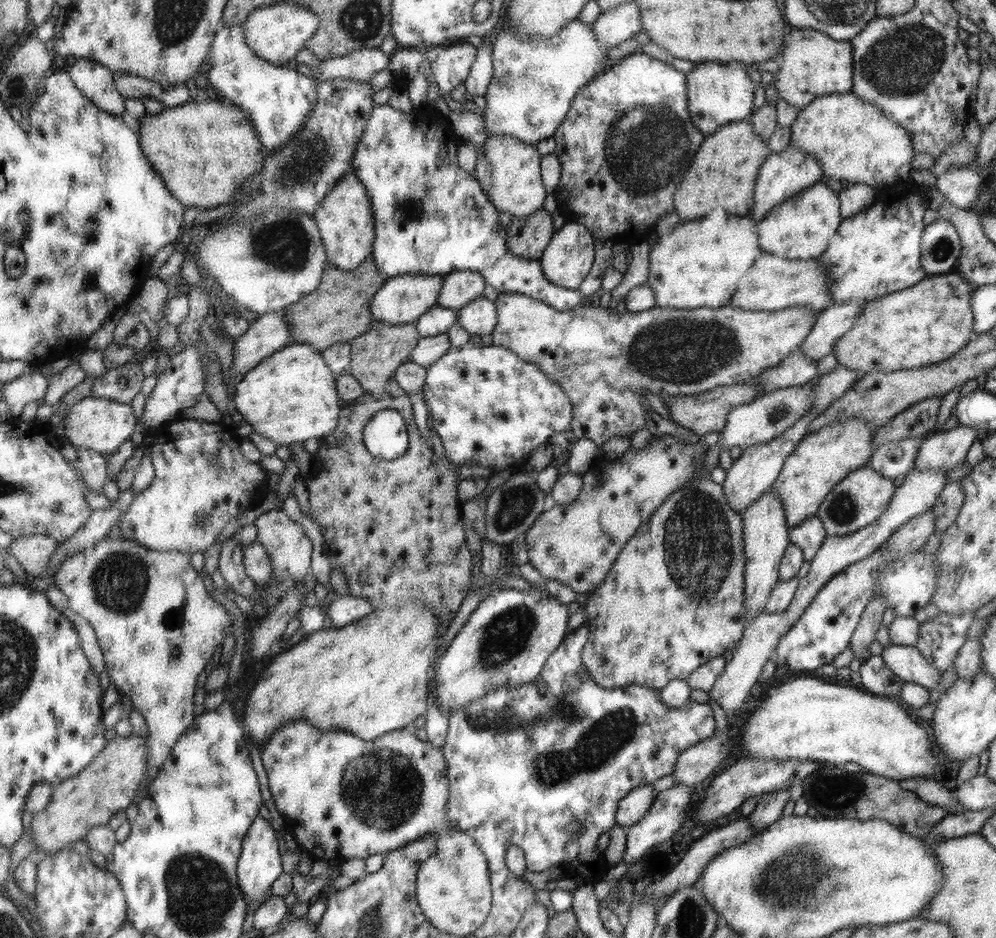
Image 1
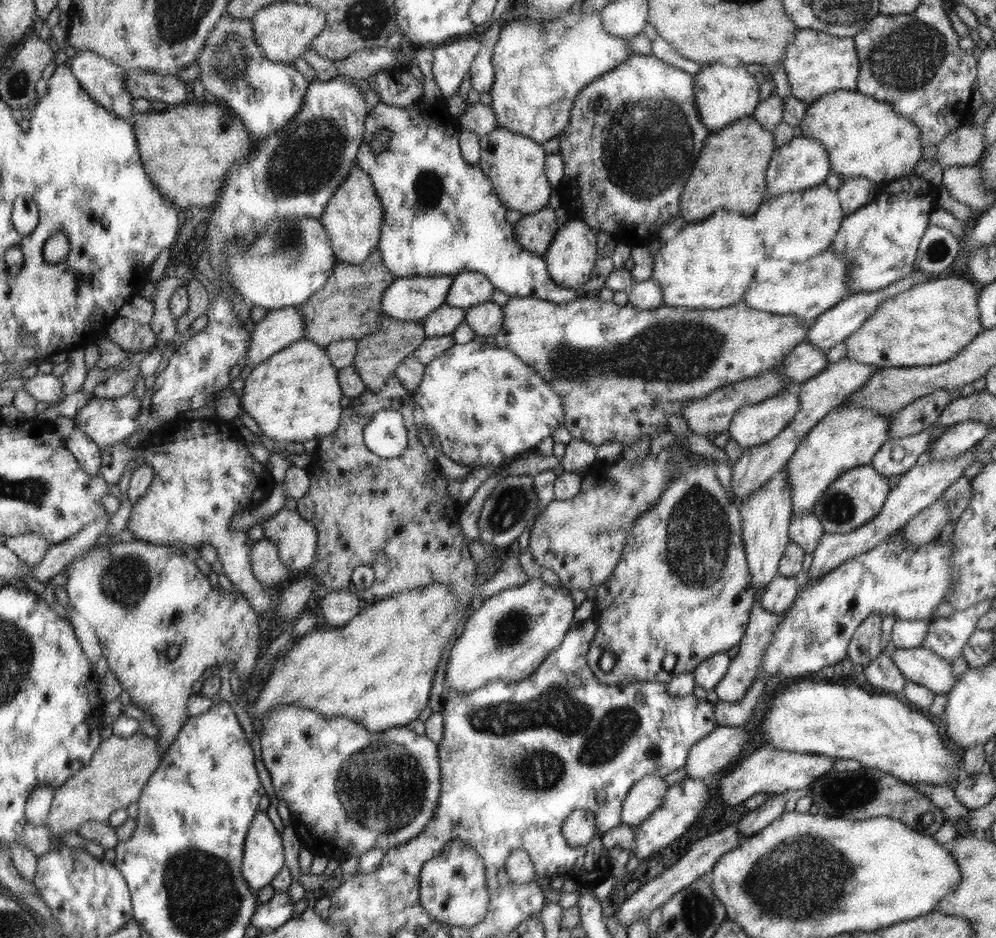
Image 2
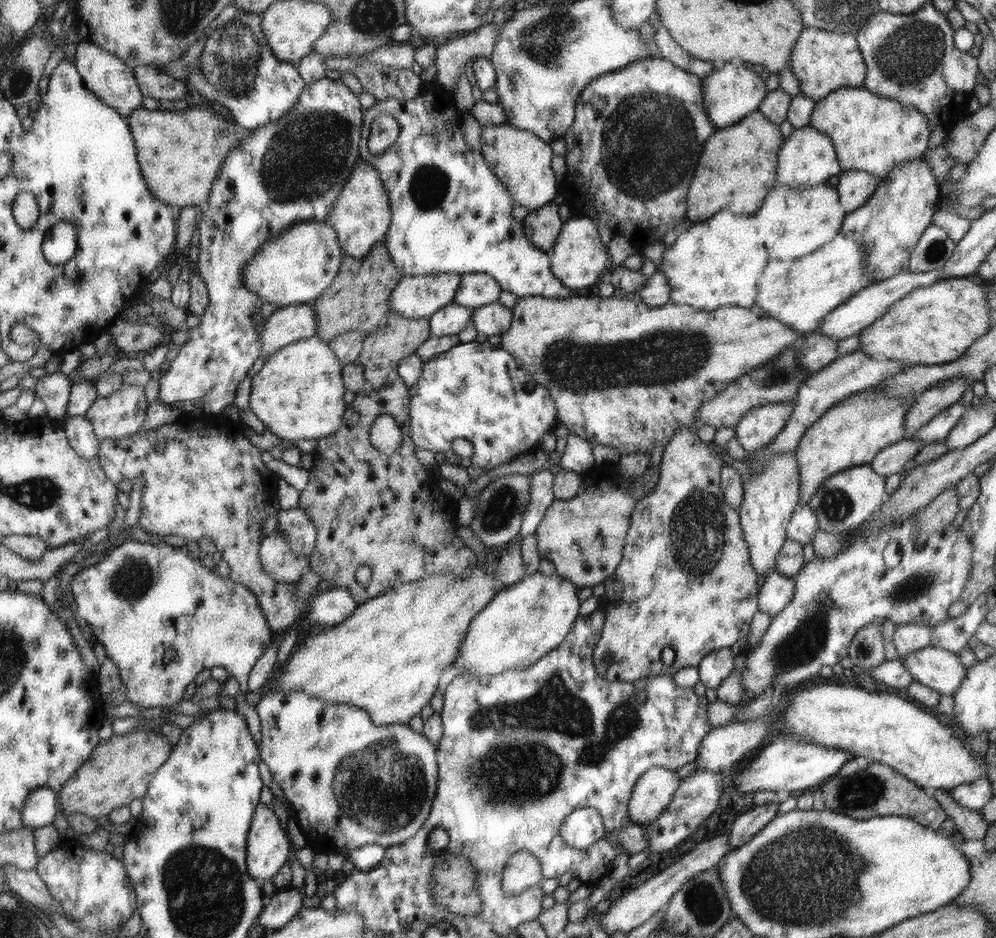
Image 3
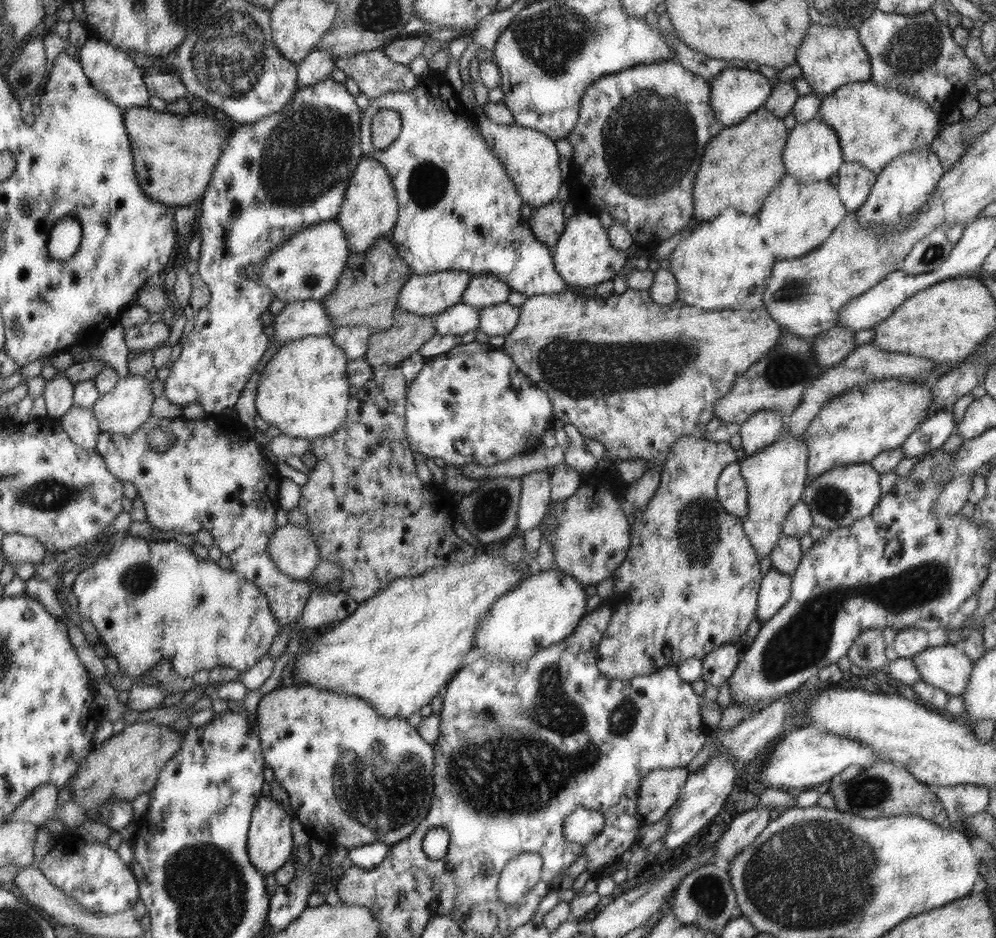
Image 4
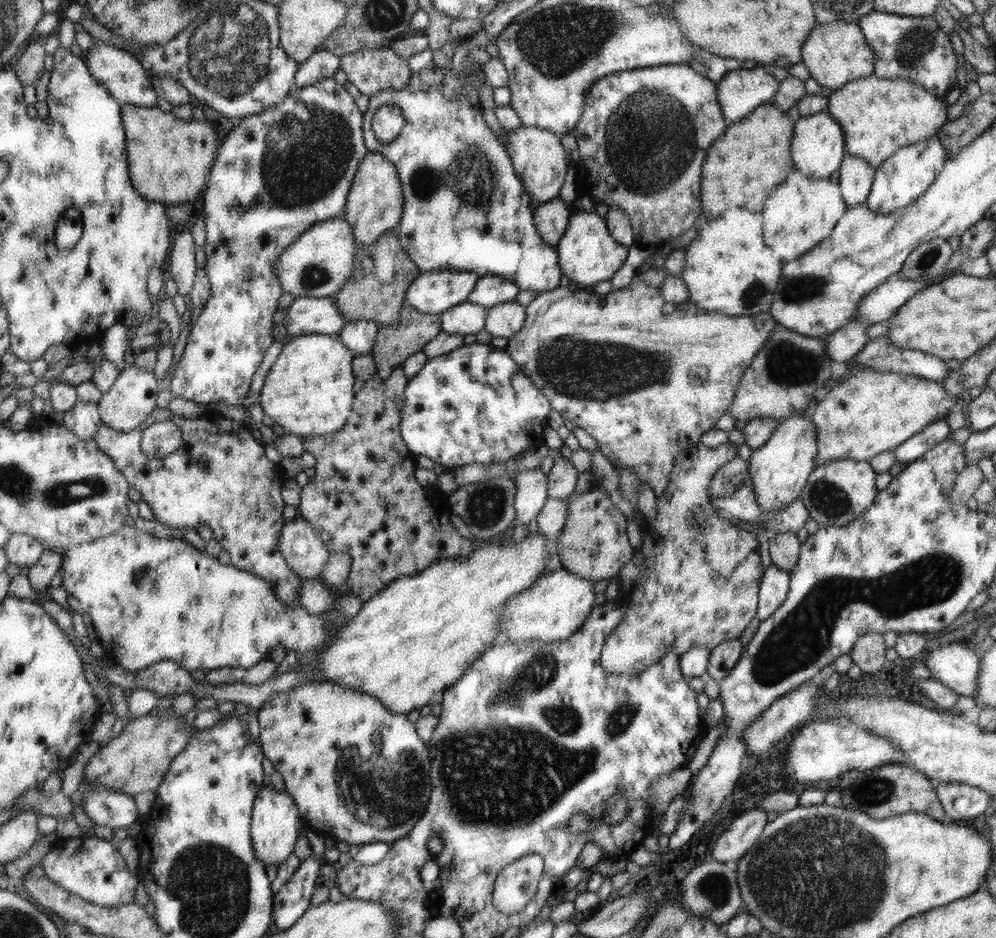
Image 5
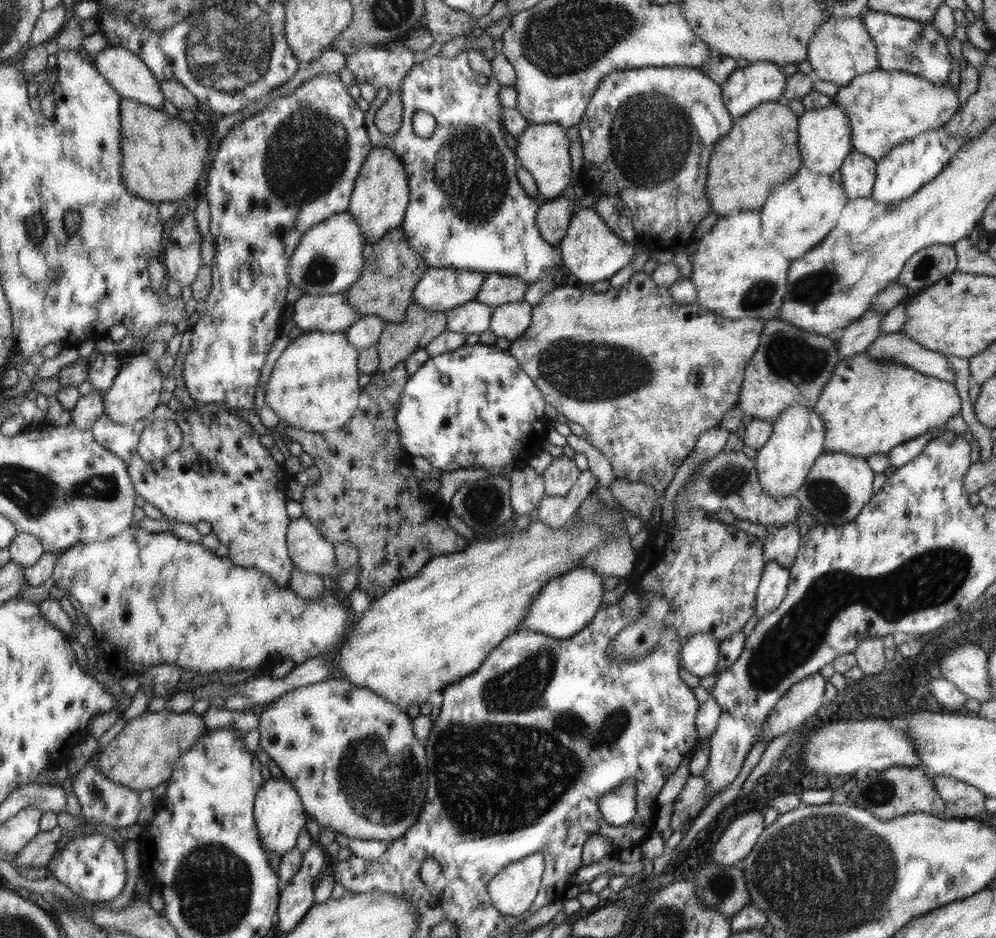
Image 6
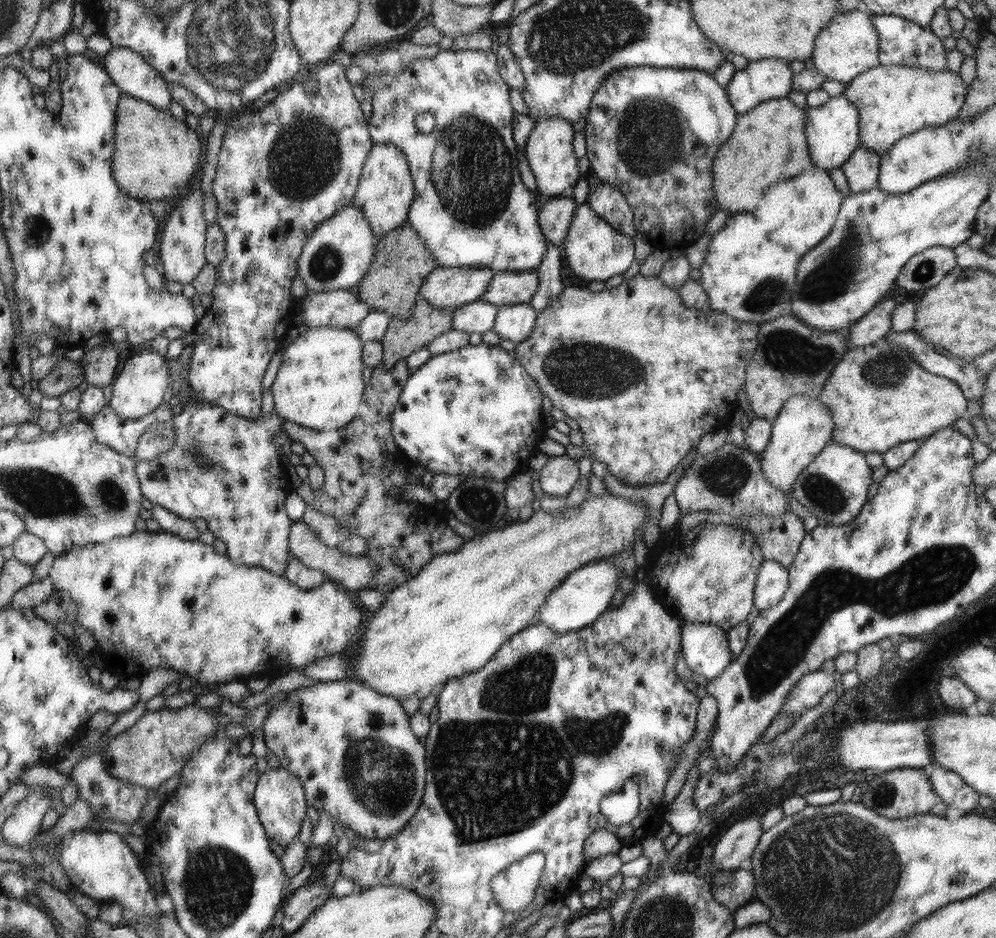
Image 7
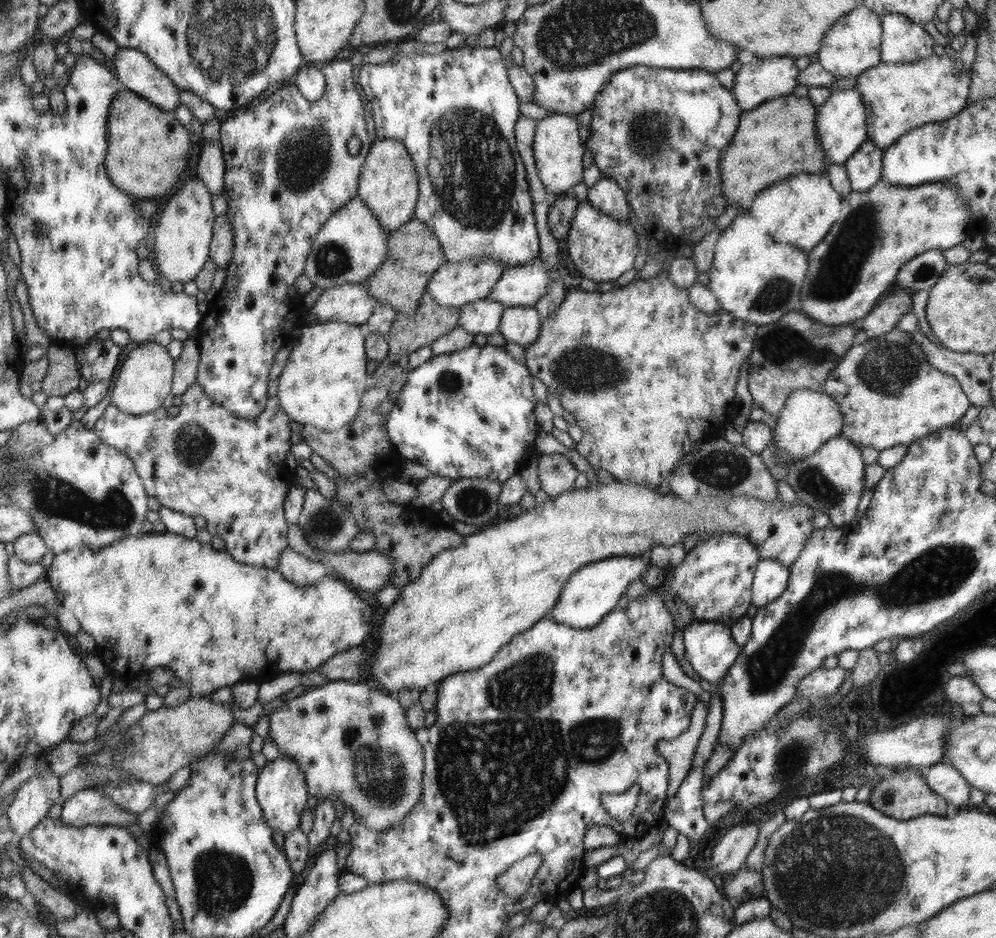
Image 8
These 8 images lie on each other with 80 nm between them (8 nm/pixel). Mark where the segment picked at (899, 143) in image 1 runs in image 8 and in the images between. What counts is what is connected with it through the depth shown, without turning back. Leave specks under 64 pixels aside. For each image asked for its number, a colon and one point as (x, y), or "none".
2: (863, 137)
3: (869, 132)
4: (874, 124)
5: (878, 117)
6: (884, 109)
7: (892, 102)
8: (899, 97)

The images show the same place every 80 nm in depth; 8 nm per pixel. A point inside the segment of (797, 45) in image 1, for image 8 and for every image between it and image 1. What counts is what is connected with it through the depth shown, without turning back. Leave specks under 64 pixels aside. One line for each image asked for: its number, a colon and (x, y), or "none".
2: (816, 63)
3: (822, 61)
4: (829, 57)
5: (835, 53)
6: (841, 48)
7: (848, 45)
8: (851, 46)

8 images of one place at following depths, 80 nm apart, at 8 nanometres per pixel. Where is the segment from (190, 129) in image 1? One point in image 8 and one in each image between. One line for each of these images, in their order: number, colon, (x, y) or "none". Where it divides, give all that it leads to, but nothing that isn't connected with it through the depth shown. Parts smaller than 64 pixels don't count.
2: (186, 157)
3: (181, 152)
4: (175, 156)
5: (169, 159)
6: (163, 159)
7: (156, 156)
8: (149, 150)

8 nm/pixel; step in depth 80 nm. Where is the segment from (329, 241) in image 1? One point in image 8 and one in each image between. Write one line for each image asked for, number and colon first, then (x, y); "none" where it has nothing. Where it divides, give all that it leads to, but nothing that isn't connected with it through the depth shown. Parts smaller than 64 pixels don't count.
2: (354, 218)
3: (362, 215)
4: (371, 209)
5: (375, 203)
6: (379, 201)
7: (386, 190)
8: (389, 184)

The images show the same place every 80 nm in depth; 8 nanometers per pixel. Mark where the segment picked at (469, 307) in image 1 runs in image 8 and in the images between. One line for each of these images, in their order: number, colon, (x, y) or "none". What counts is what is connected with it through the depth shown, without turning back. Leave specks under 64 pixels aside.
2: (486, 319)
3: (492, 319)
4: (497, 320)
5: (505, 320)
6: (511, 321)
7: (516, 323)
8: (522, 325)

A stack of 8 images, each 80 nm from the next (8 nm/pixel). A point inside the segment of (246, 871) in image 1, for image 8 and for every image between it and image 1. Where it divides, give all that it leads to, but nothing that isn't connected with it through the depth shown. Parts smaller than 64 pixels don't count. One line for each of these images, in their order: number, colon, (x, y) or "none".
2: (263, 860)
3: (267, 847)
4: (269, 841)
5: (275, 818)
6: (278, 809)
7: (280, 800)
8: (281, 792)

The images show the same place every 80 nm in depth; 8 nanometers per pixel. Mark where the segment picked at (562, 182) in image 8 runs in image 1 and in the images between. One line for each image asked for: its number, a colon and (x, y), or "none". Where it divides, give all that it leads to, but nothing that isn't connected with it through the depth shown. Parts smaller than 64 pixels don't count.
1: (508, 169)
2: (515, 163)
3: (520, 159)
4: (530, 157)
5: (539, 159)
6: (542, 149)
7: (549, 153)

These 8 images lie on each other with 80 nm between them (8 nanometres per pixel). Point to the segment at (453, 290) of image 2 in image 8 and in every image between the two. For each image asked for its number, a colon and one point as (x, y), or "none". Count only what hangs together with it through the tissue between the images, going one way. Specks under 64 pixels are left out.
3: (477, 289)
4: (484, 290)
5: (490, 291)
6: (497, 290)
7: (507, 288)
8: (526, 285)

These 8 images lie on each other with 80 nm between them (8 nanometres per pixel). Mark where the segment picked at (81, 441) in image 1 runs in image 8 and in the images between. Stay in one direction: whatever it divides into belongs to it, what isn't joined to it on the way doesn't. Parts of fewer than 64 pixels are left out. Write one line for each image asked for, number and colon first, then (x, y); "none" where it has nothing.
2: (107, 422)
3: (121, 414)
4: (126, 407)
5: (132, 397)
6: (134, 394)
7: (139, 389)
8: (146, 376)

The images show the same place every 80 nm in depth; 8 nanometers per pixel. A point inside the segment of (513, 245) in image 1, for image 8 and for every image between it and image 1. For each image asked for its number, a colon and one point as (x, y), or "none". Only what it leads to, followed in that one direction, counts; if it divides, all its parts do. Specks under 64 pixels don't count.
2: (536, 231)
3: (543, 226)
4: (548, 222)
5: (552, 218)
6: (554, 216)
7: (555, 215)
8: (563, 209)

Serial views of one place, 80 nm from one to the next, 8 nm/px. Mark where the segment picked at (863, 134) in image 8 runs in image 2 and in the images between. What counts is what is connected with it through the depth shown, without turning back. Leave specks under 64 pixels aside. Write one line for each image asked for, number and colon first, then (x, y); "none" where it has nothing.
2: (803, 163)
3: (807, 158)
4: (812, 152)
5: (817, 147)
6: (824, 134)
7: (832, 130)

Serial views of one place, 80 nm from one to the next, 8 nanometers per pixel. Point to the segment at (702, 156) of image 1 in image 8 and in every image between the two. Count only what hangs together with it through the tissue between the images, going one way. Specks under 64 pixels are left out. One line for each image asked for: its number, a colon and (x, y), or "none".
2: (732, 167)
3: (738, 169)
4: (743, 163)
5: (746, 164)
6: (762, 150)
7: (768, 145)
8: (778, 139)

